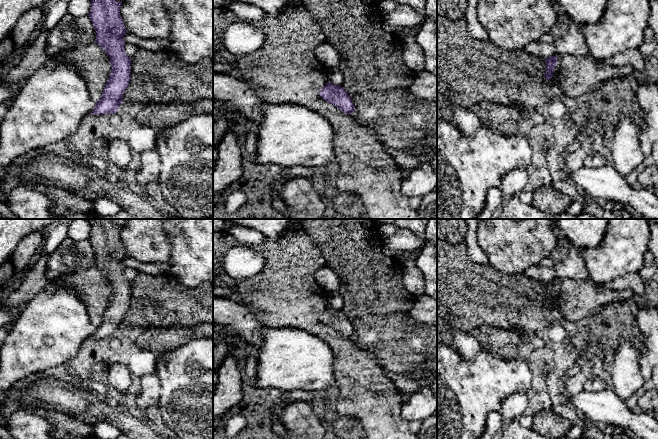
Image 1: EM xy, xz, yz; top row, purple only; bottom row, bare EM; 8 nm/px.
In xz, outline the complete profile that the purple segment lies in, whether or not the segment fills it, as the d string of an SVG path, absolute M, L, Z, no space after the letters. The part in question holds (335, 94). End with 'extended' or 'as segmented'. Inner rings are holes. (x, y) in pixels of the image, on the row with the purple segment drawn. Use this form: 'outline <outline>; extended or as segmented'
outline M330 82L319 91L319 95L326 102L333 104L346 114L353 114L355 106L351 97L340 85L333 85Z; as segmented

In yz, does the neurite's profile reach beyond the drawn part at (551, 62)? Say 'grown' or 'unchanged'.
unchanged

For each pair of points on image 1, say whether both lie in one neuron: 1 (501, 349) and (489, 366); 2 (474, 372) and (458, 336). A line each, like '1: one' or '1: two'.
1: two
2: two

